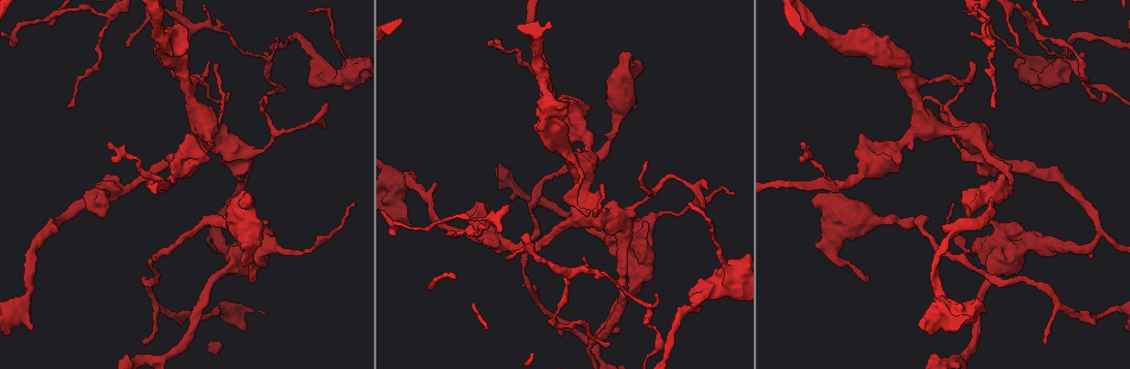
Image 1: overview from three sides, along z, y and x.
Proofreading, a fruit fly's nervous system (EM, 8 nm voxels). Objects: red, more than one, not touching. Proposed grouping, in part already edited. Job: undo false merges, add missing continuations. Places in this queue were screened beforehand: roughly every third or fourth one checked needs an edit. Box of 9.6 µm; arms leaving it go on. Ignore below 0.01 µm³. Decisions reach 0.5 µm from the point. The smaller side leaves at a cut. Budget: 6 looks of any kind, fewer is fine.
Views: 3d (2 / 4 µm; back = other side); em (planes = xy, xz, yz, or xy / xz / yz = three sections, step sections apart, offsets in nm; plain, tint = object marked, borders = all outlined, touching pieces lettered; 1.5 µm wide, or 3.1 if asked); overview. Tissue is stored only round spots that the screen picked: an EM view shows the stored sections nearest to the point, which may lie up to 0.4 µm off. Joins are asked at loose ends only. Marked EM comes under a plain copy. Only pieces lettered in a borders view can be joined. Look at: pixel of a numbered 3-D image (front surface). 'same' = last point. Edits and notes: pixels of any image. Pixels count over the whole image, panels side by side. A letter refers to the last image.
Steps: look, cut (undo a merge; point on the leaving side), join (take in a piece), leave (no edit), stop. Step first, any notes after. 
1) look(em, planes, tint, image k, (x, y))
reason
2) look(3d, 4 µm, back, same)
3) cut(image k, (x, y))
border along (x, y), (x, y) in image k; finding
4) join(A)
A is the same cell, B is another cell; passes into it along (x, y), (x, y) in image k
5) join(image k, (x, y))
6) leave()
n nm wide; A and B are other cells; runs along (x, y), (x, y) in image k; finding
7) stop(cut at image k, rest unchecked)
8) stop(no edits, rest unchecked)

look(3d, 4 µm, image 1, (656, 293))
tapers out

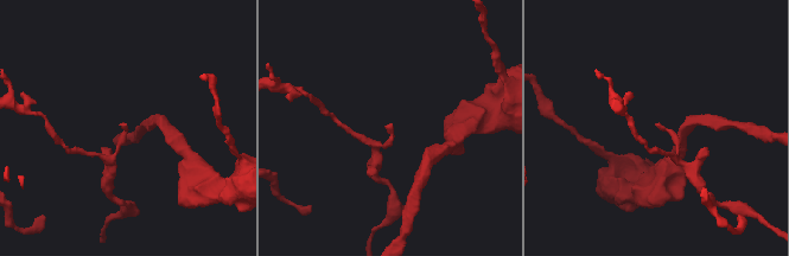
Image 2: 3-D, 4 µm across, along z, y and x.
look(em, xy, step 8, tint, image 2, (388, 126))
now the EM

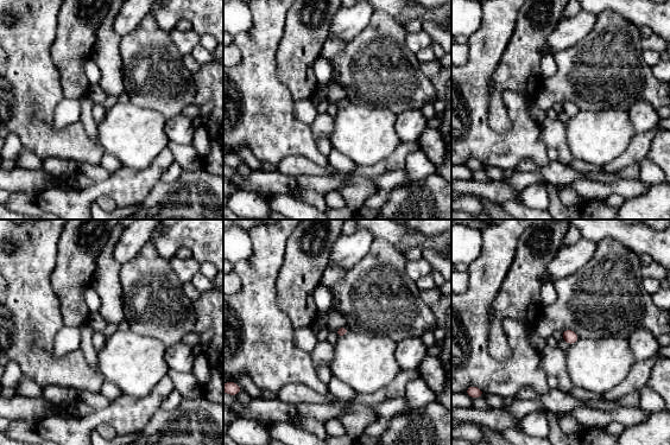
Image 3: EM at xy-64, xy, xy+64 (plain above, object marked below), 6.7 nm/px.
look(em, planes, borders, same)
another direction

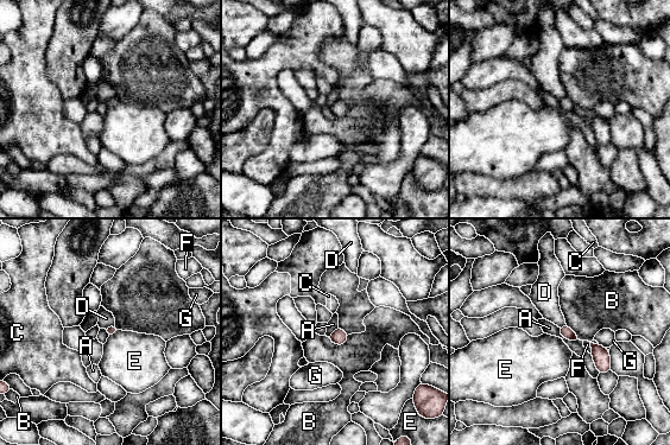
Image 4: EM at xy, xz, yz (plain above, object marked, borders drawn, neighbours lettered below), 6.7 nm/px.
leave()
60 nm wide; A, B, C, D, E, F and G are other cells; border along (558, 328), (563, 337), (580, 341) in image 4; none of them fits

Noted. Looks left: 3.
look(em, planes, borders, image 1, (635, 106))
free end

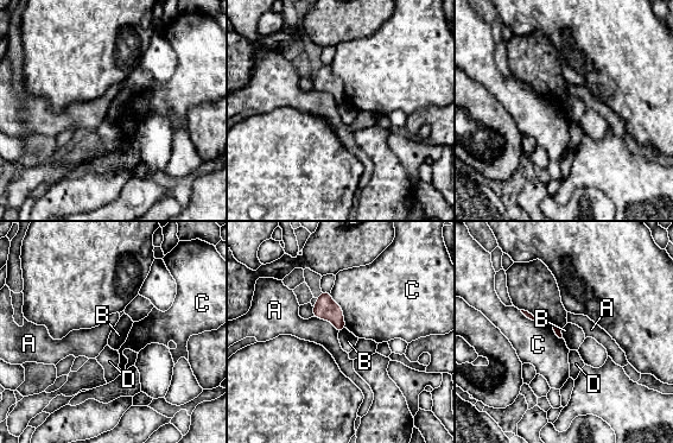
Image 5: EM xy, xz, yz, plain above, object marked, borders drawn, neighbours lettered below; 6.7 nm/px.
leave()
A, B, C and D are other cells; border along (330, 292), (345, 327) in image 5; none of them fits

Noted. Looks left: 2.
look(em, xz, step 4, borders, image 1, (250, 196))
thick end

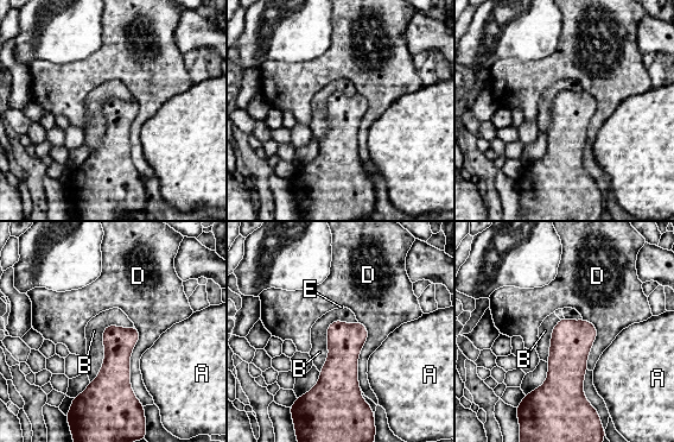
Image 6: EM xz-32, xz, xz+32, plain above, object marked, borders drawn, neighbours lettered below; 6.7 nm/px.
leave()
A, B, D and E are other cells; border along (134, 327), (105, 328), (90, 383) in image 6; no lettered piece goes on from it

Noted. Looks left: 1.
stop(no edits, rest unchecked)

